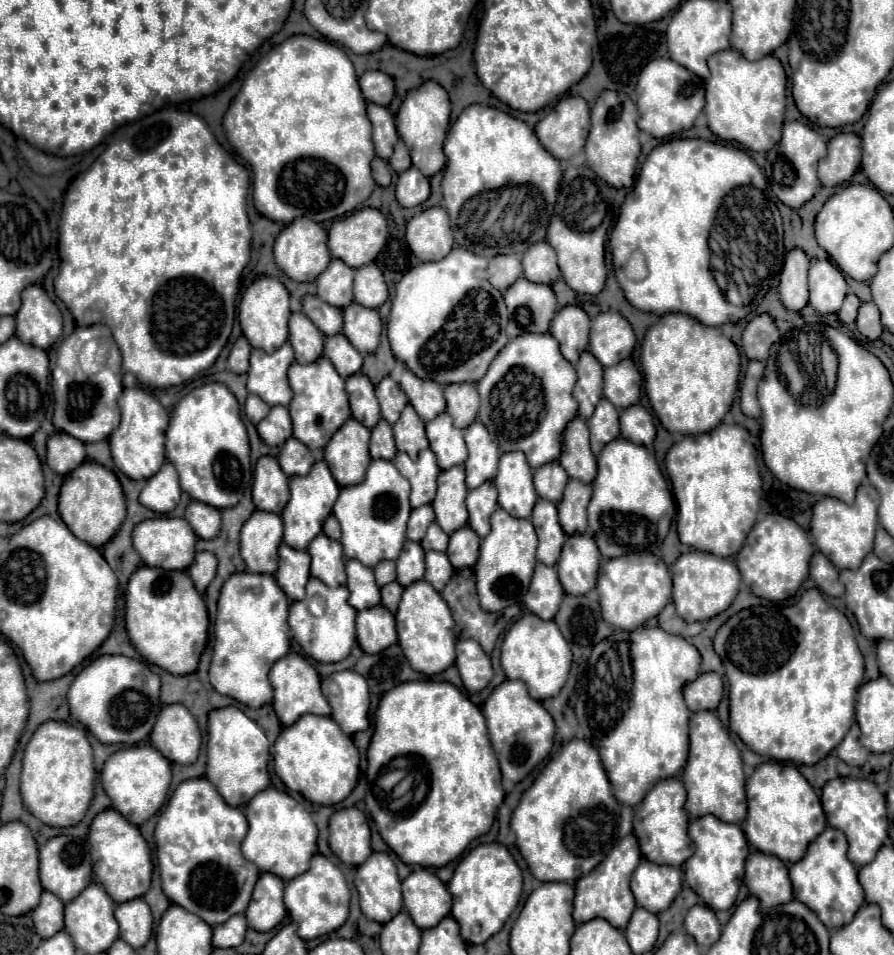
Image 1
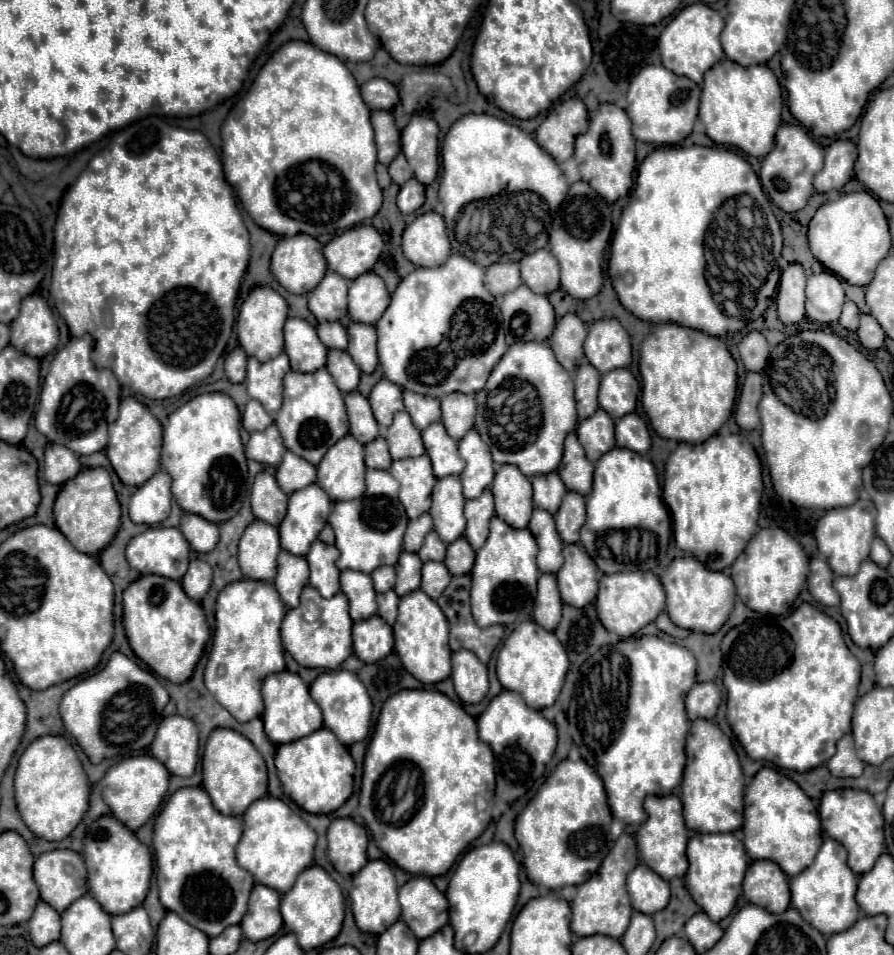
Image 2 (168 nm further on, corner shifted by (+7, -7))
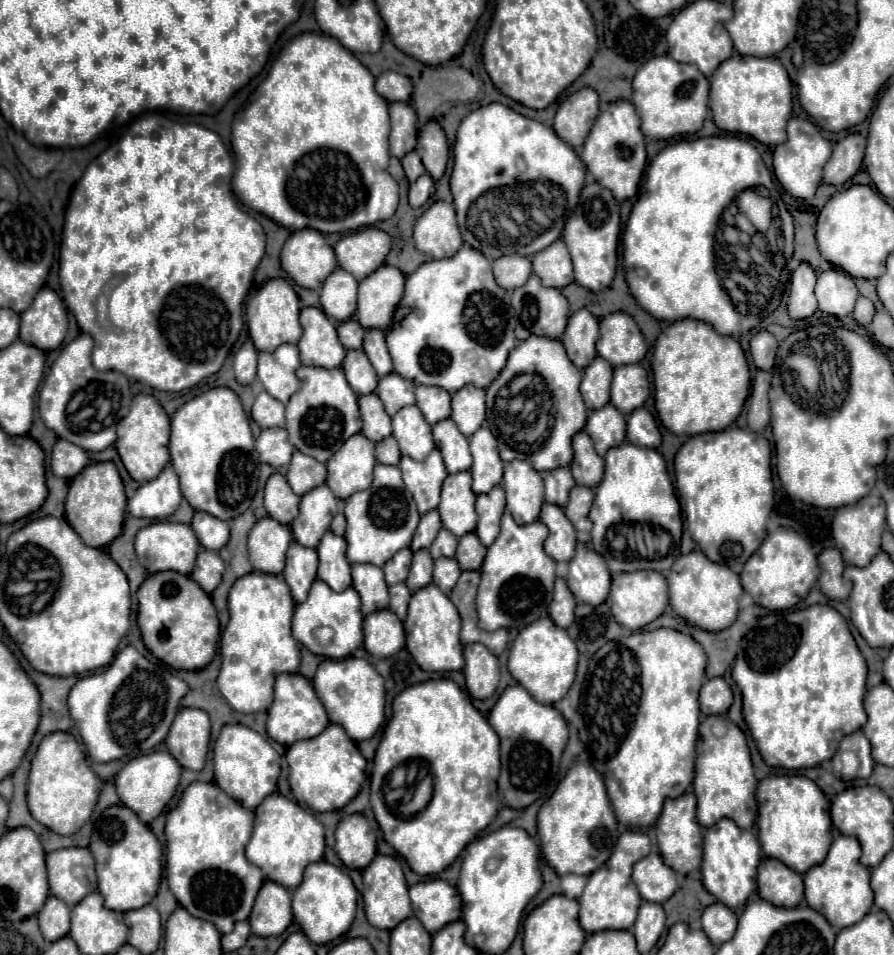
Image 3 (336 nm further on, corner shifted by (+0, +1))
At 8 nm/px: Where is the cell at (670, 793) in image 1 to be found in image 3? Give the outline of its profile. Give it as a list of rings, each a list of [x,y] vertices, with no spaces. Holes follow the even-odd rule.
[[[686,792],[678,798],[668,798],[664,802],[660,818],[654,824],[654,834],[656,834],[658,850],[664,858],[664,864],[668,864],[672,870],[676,870],[678,874],[688,874],[688,872],[700,868],[702,828],[696,822],[696,796],[692,792]]]

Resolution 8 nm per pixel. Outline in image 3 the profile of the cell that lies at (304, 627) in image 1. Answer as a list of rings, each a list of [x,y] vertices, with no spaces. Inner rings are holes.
[[[314,580],[308,592],[308,600],[298,604],[294,610],[292,636],[312,654],[326,658],[346,658],[362,646],[362,618],[364,616],[360,612],[360,596],[356,596],[354,588],[332,592],[328,584],[324,584],[322,580]]]

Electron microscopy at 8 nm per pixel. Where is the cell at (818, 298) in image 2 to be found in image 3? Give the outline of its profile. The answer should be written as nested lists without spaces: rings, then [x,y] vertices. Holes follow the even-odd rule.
[[[830,268],[818,274],[816,282],[818,308],[832,316],[848,316],[858,298],[858,288],[854,278],[838,268]]]

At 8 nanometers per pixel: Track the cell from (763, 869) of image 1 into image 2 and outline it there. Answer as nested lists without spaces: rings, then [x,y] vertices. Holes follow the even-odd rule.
[[[757,860],[749,866],[743,880],[743,896],[767,912],[785,912],[789,908],[789,878],[771,860]]]

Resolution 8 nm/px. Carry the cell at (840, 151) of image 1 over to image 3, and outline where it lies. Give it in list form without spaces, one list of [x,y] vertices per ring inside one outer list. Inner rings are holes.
[[[848,134],[840,142],[836,142],[834,152],[824,166],[824,182],[842,186],[848,182],[862,166],[862,156],[866,148],[866,138],[860,134]]]

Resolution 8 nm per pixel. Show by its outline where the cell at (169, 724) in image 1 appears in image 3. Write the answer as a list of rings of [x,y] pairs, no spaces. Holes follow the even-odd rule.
[[[182,708],[164,740],[168,752],[182,768],[202,770],[210,742],[210,720],[204,710]]]

